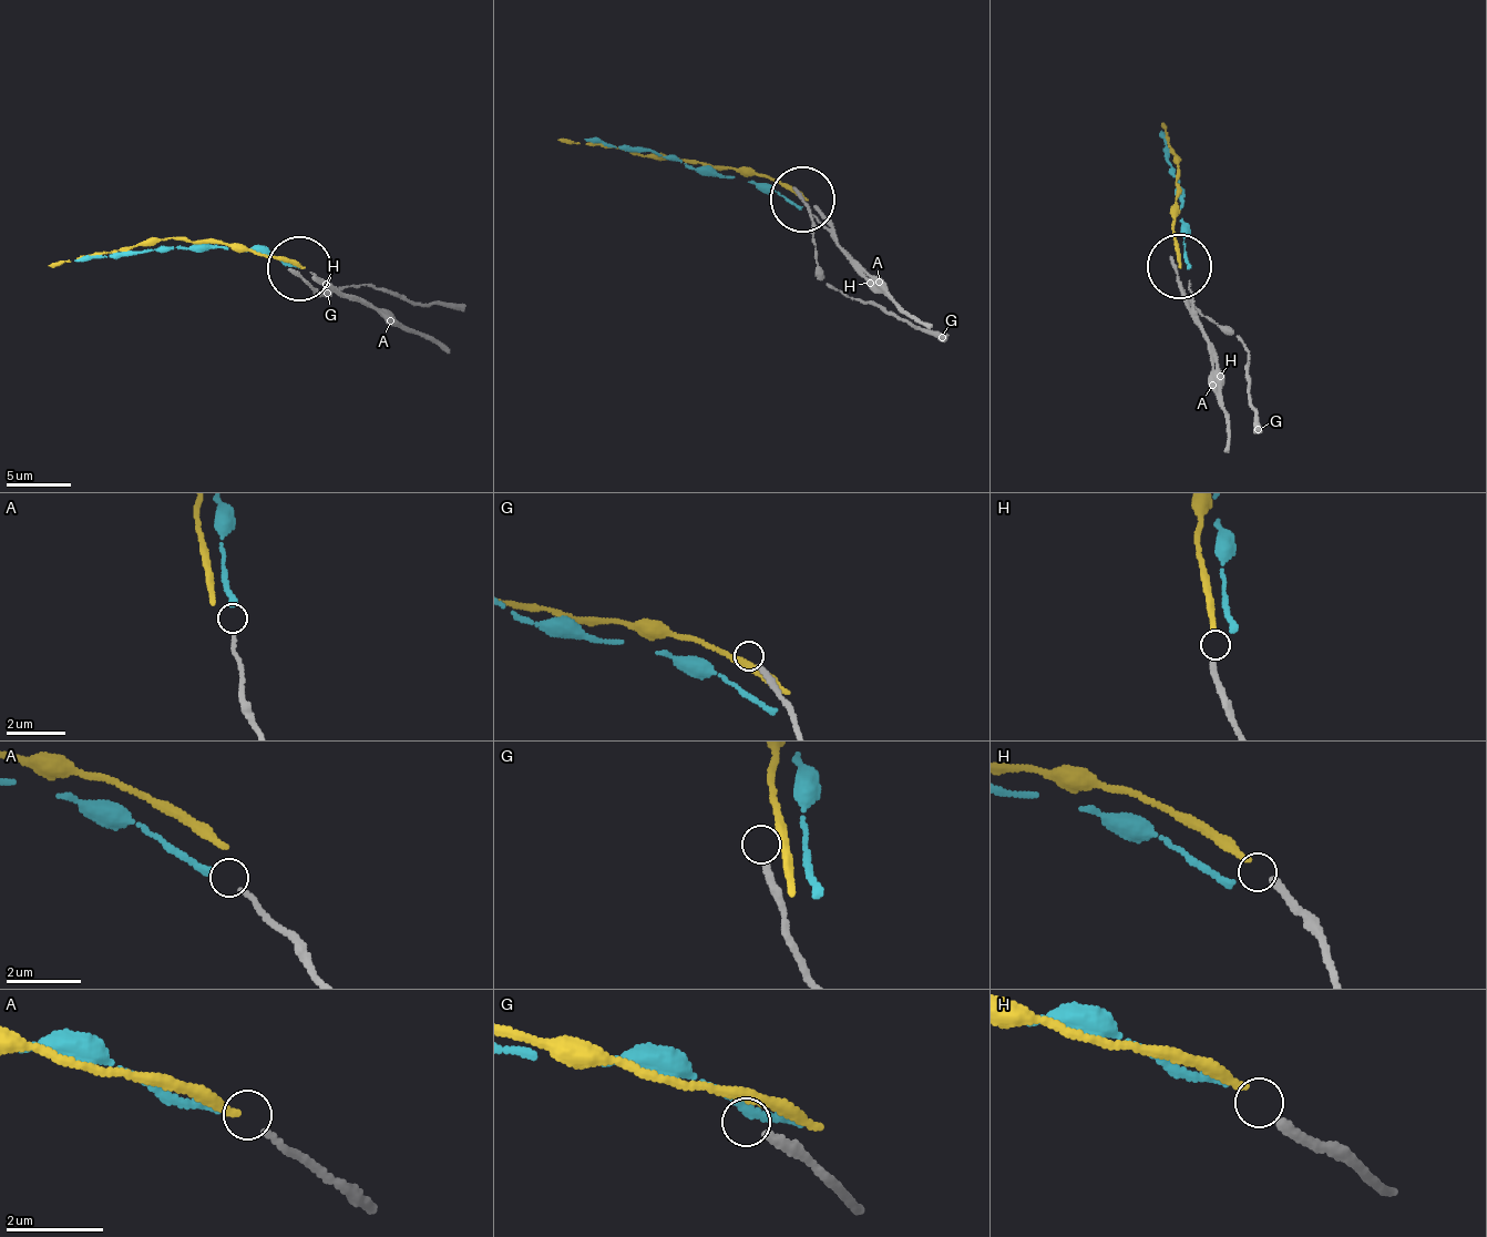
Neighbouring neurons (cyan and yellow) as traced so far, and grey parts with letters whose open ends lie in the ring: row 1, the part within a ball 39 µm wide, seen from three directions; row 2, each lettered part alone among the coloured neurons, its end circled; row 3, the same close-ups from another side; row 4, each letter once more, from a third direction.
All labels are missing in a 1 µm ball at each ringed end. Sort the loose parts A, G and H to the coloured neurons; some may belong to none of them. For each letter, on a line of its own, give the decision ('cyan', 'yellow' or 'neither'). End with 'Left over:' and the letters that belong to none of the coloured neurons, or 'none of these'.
A: cyan
G: neither
H: yellow
Left over: G

